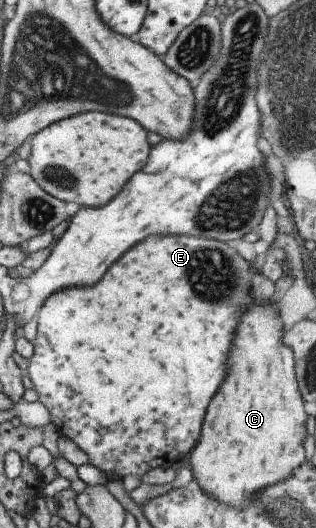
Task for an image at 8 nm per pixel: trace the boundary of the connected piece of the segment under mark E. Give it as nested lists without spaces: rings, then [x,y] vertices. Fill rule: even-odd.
[[[152,237],[152,241],[144,241],[140,249],[132,249],[96,289],[70,288],[64,292],[55,293],[38,311],[37,337],[33,343],[34,355],[26,369],[38,393],[38,400],[49,407],[56,431],[60,436],[70,438],[89,457],[89,461],[101,472],[101,477],[111,476],[121,480],[126,475],[142,477],[149,469],[169,467],[181,460],[195,446],[201,432],[201,425],[205,416],[207,405],[212,396],[219,391],[222,379],[226,375],[226,359],[232,347],[234,329],[238,323],[240,313],[252,303],[250,297],[250,279],[252,279],[250,265],[230,249],[226,243],[210,241],[210,239],[196,239],[196,237]],[[212,253],[222,255],[222,263],[210,263]]]

